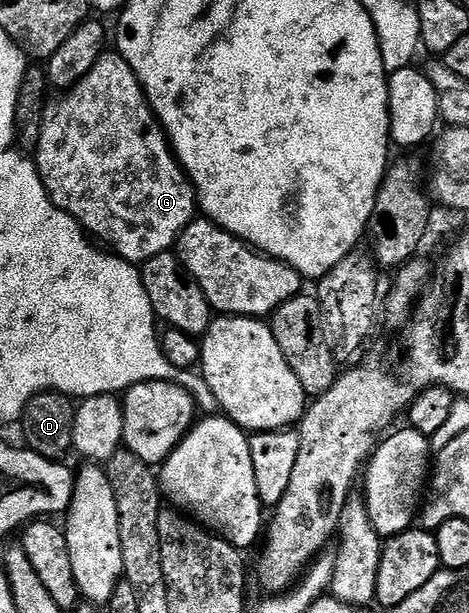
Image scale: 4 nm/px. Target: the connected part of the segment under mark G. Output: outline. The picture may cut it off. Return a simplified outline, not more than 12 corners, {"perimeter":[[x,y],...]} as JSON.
{"perimeter":[[132,67],[46,106],[52,203],[128,262],[171,252],[196,194]]}

